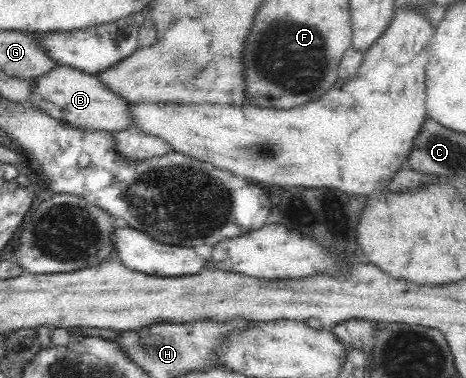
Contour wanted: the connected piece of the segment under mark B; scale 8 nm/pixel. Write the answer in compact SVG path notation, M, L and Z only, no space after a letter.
M55 65L54 69L46 71L44 75L30 79L28 86L28 104L36 106L50 118L64 121L72 127L115 133L130 126L127 101L108 90L96 76L68 66Z

